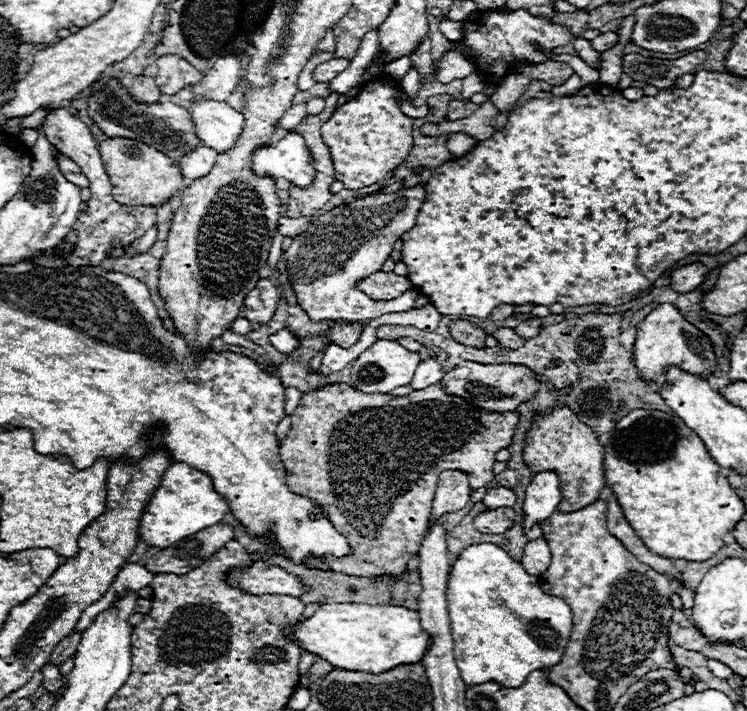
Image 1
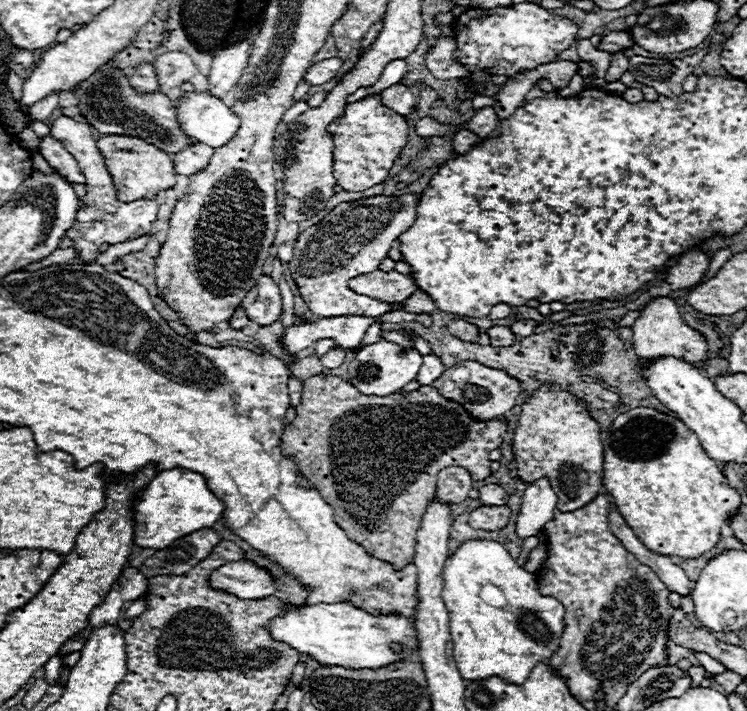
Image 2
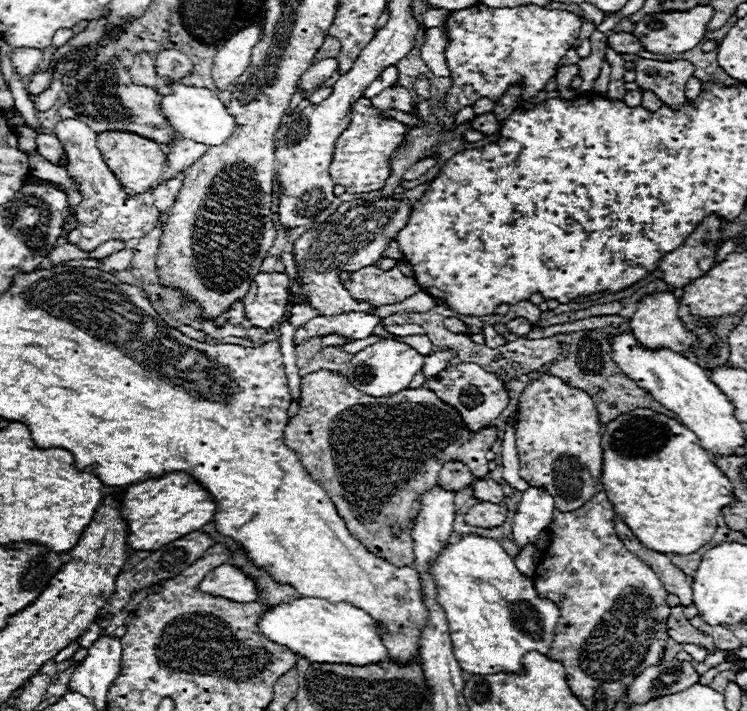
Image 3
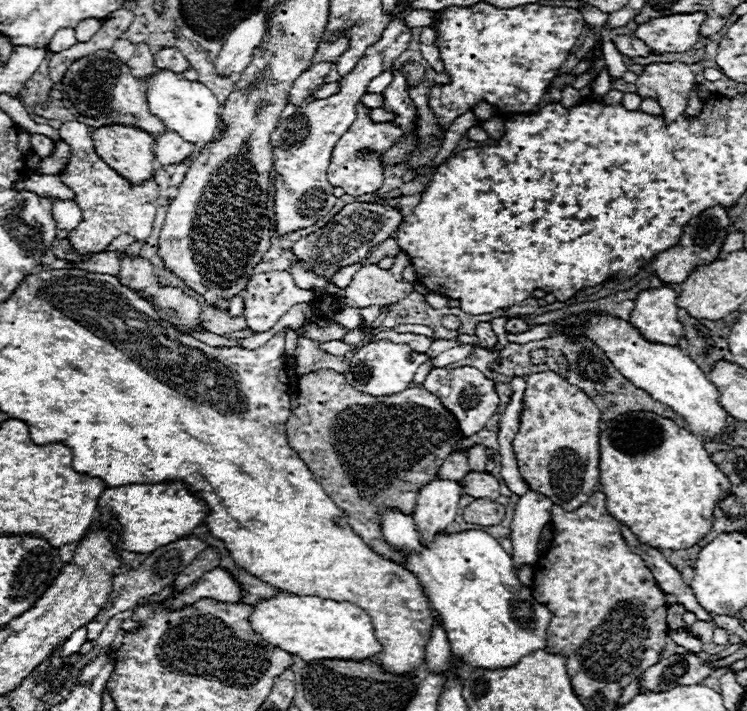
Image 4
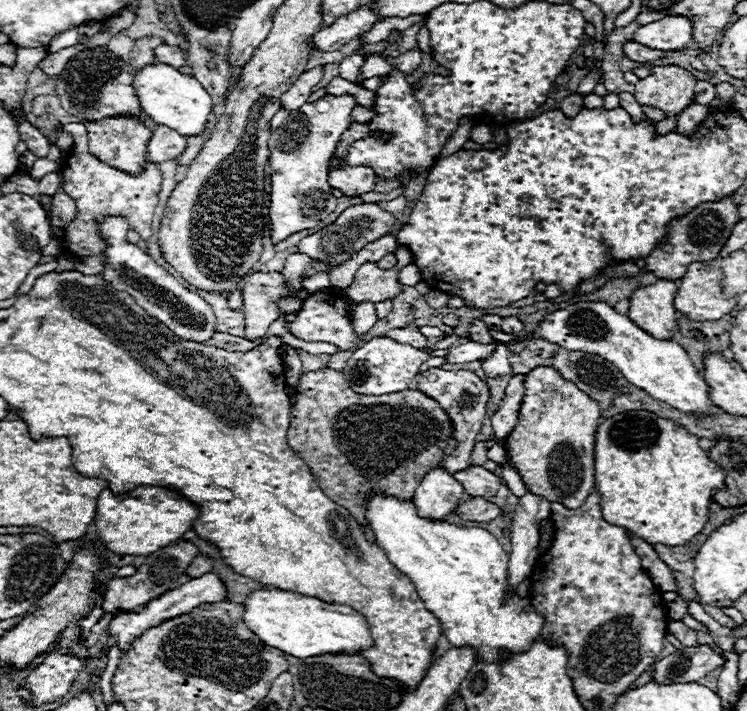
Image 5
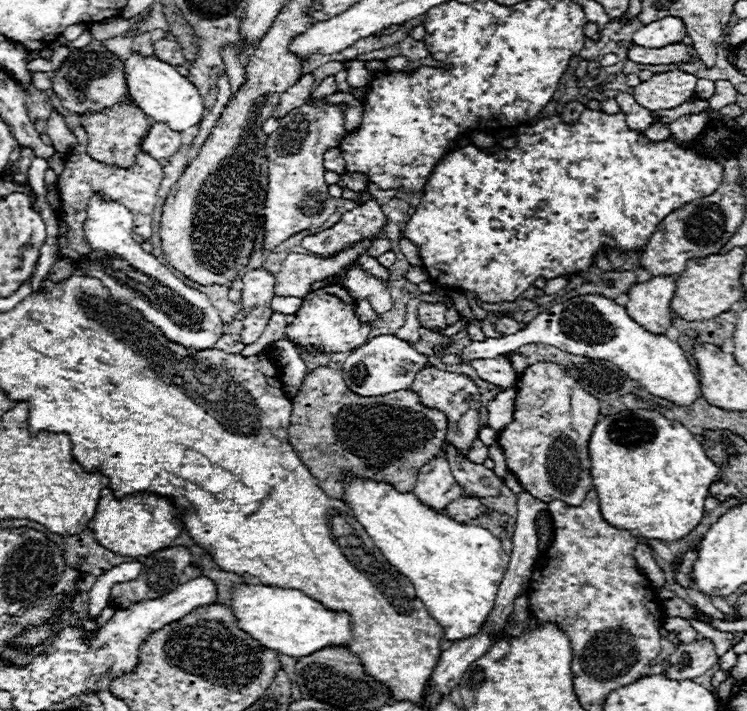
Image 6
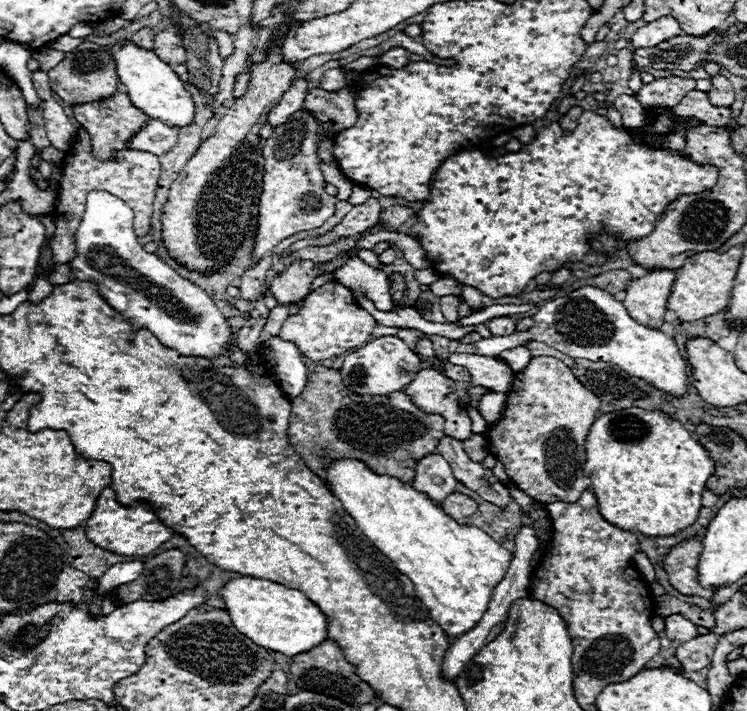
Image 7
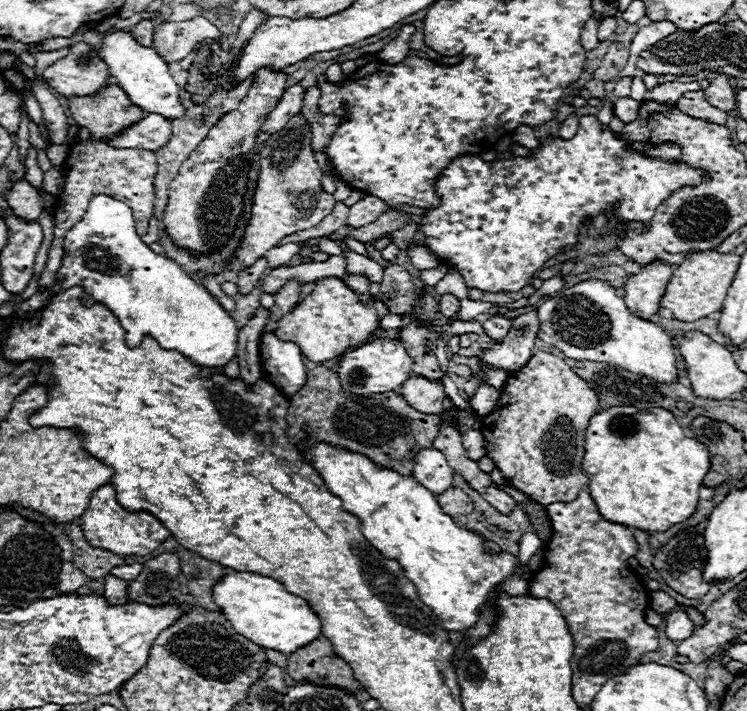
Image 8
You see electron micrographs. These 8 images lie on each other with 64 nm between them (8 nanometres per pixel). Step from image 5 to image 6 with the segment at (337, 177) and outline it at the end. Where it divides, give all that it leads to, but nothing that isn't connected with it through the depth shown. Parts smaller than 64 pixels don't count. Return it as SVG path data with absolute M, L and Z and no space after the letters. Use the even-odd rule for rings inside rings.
M344 172L342 174L344 176L344 180L342 180L342 188L346 186L346 188L350 188L350 190L354 190L354 192L360 192L360 190L366 190L368 188L368 180L366 180L366 176L362 176L362 174L350 174L350 172Z

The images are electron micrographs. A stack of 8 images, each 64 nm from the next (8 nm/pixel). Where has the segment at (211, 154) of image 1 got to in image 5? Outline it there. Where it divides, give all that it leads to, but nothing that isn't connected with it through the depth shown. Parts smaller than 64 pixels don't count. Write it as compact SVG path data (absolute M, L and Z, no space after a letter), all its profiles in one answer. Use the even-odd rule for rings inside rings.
M156 126L148 142L148 158L152 162L164 162L178 158L186 148L186 138L166 126Z

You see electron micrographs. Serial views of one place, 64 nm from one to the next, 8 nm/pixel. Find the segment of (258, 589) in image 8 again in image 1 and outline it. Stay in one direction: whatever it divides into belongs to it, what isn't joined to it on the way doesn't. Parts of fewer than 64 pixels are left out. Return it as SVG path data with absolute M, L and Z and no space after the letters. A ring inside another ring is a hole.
M322 604L314 616L308 620L296 622L294 628L284 628L284 636L290 636L302 650L316 654L322 660L328 660L336 668L344 670L364 670L372 674L386 672L398 664L414 664L420 662L428 644L430 636L420 628L418 612L404 608L404 606L368 606L368 604Z

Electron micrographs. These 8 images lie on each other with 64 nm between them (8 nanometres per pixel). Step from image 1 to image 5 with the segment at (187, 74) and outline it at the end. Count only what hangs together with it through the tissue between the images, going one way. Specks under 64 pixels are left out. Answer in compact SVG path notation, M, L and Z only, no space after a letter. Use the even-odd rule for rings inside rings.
M158 44L156 50L156 60L162 62L162 64L172 64L174 68L182 68L186 66L186 58L184 58L184 52L182 48L178 46L168 46L168 44Z

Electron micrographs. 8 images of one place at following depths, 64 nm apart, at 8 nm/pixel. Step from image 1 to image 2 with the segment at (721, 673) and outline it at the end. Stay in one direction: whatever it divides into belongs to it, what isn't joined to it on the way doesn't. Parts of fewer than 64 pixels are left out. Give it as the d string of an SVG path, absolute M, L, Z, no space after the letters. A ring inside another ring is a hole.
M694 652L694 656L696 656L696 660L708 670L708 672L712 672L712 674L720 674L720 672L726 672L726 666L722 666L720 662L716 662L716 660L712 660L706 652Z

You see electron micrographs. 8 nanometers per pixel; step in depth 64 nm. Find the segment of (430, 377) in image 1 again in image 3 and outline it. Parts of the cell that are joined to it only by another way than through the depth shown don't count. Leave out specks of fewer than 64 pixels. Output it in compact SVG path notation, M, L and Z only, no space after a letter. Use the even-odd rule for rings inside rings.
M436 352L432 356L426 356L426 360L424 360L424 374L428 378L434 376L436 372L444 370L448 360L452 360L452 358L454 358L454 352Z

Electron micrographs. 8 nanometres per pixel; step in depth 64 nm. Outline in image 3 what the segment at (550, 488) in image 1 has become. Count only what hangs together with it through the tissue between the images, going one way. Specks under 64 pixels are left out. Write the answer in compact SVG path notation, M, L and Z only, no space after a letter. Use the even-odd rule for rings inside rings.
M528 488L522 494L518 510L512 520L512 540L518 550L536 544L538 534L552 522L554 498L544 488Z

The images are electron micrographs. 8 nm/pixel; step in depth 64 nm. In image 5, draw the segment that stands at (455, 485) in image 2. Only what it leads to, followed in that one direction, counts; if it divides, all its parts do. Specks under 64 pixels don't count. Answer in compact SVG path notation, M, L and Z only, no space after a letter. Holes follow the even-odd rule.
M430 368L422 374L416 376L416 382L418 382L418 390L424 392L426 396L434 398L440 408L446 410L446 414L450 416L452 420L452 426L454 426L454 442L456 442L456 448L452 454L448 454L444 458L444 466L448 468L448 472L458 472L460 468L466 468L470 464L470 452L474 448L474 440L476 436L480 434L480 428L482 428L482 420L486 416L486 402L488 402L488 388L486 384L470 370L442 370L442 368Z

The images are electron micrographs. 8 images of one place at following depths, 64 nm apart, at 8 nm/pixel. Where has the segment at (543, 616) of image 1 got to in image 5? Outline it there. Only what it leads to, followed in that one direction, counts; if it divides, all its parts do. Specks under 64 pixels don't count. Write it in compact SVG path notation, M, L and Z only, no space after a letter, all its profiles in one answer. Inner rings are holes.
M376 492L370 496L370 500L366 500L366 522L376 536L376 544L386 552L388 560L396 564L396 568L414 582L416 592L424 600L426 608L440 620L442 632L450 644L476 646L480 650L478 660L494 662L500 658L500 648L506 648L506 652L528 650L532 640L540 636L544 624L542 616L502 614L502 596L506 590L508 576L508 554L488 530L476 526L460 528L446 520L426 520L418 516L418 510L412 500L398 500L394 496L386 496L384 492Z

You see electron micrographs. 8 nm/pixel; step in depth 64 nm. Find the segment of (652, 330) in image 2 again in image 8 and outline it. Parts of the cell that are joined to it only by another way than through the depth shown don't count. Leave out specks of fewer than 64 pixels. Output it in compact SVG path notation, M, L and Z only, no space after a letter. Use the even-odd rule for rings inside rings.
M662 260L642 264L638 274L630 274L626 278L626 284L624 284L626 306L644 318L650 318L652 314L656 314L660 310L660 298L672 276L672 270L674 266Z

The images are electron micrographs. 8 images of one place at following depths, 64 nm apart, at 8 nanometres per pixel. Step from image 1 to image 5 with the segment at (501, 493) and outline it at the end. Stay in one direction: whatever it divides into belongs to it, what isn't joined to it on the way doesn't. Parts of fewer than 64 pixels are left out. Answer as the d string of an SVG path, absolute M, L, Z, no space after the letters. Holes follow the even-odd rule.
M468 466L460 472L454 474L454 478L464 486L464 492L470 496L480 496L480 498L490 498L498 492L500 478L482 466Z

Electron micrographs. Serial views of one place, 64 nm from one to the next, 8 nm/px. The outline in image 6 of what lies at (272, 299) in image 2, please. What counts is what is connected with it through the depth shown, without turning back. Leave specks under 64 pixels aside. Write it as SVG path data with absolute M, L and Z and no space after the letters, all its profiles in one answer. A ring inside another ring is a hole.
M264 266L250 270L242 276L242 306L246 312L244 328L240 332L242 344L252 344L264 332L272 308L270 300L274 296L274 274L270 274Z

